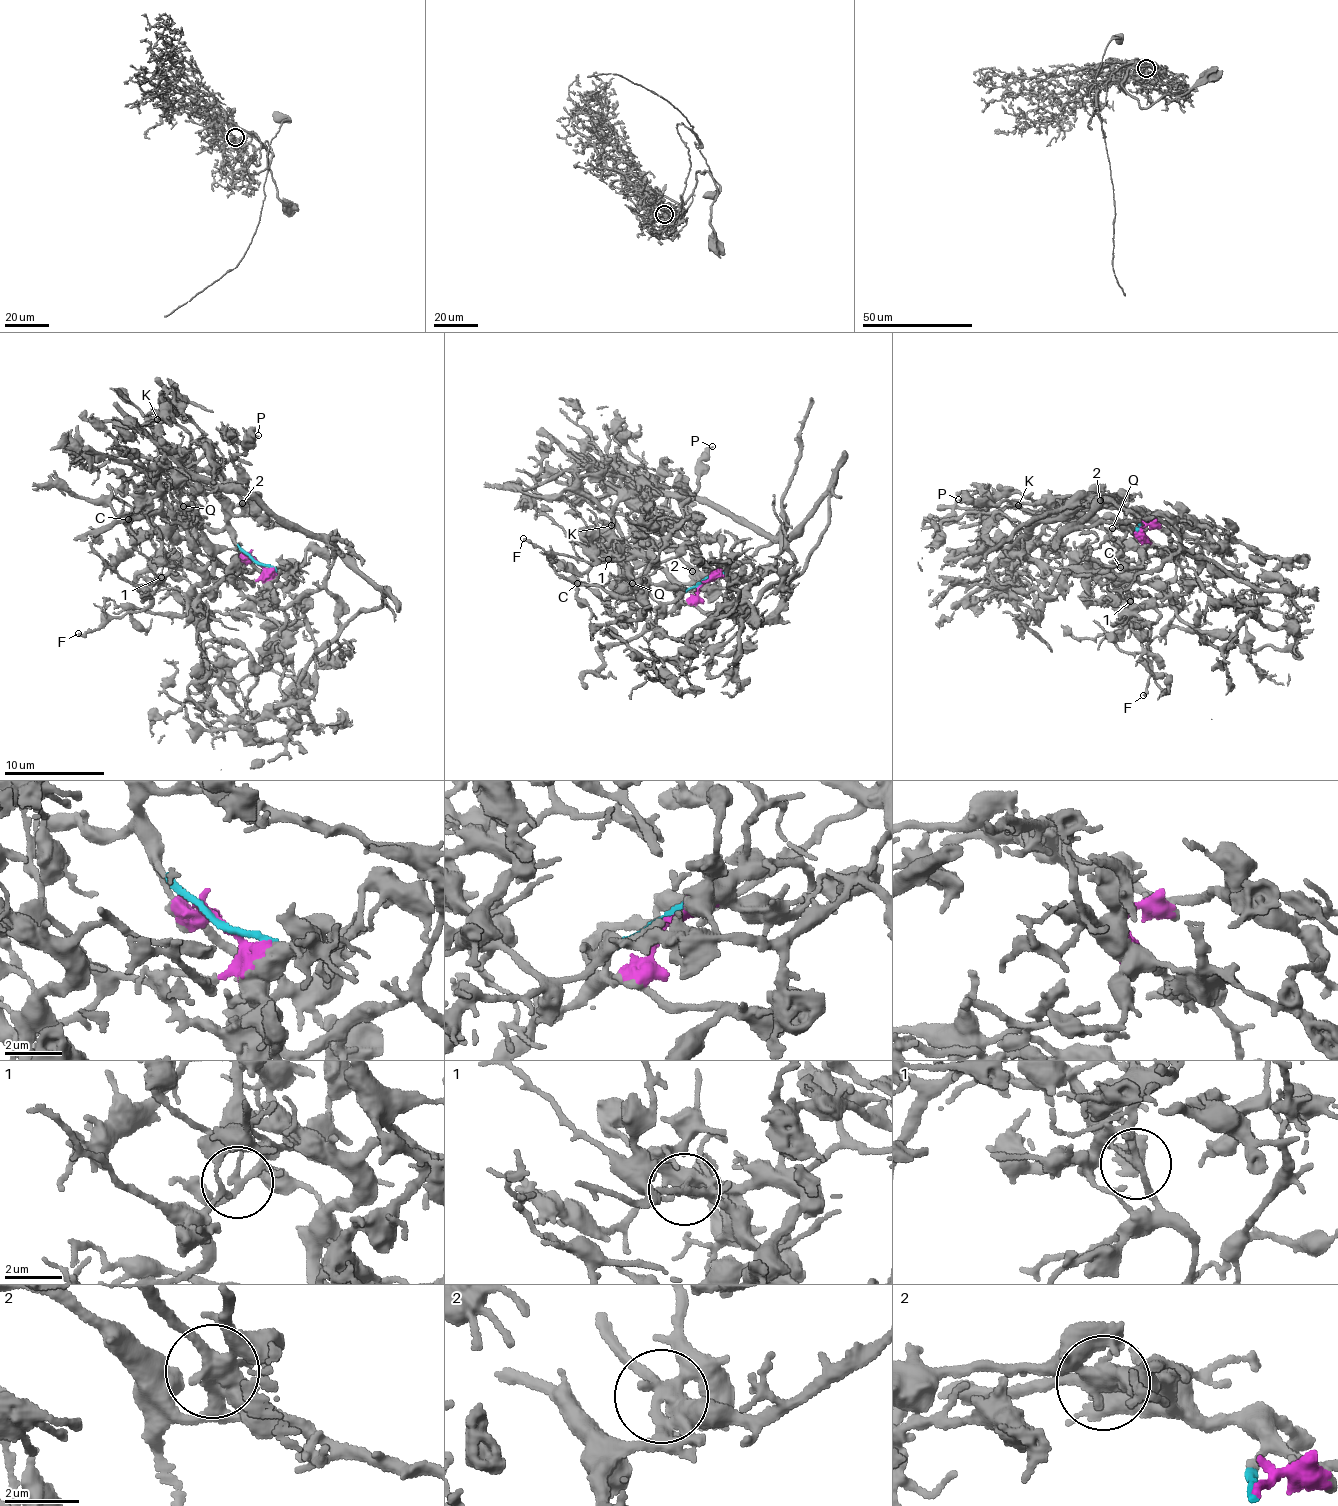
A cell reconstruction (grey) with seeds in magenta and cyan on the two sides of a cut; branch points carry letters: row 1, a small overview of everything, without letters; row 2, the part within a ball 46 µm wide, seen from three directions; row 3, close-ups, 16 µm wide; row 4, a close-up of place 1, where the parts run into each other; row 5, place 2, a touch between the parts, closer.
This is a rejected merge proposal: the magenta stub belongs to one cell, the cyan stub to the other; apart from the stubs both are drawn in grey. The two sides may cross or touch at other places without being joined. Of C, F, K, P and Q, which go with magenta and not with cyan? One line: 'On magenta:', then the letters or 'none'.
On magenta: F, Q

